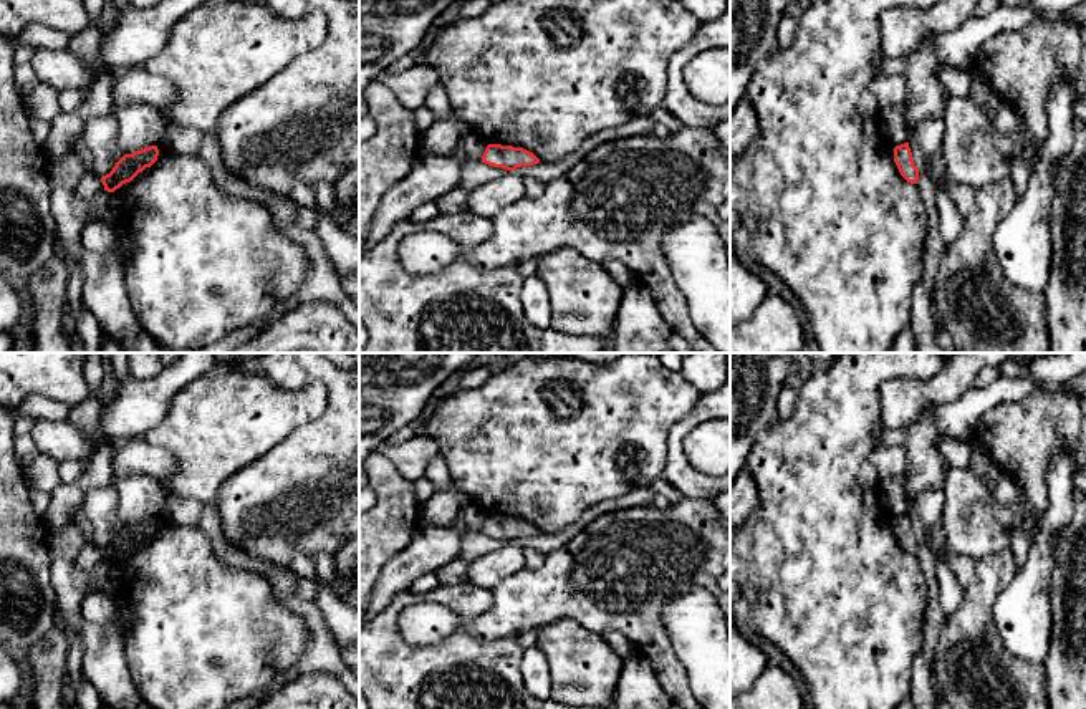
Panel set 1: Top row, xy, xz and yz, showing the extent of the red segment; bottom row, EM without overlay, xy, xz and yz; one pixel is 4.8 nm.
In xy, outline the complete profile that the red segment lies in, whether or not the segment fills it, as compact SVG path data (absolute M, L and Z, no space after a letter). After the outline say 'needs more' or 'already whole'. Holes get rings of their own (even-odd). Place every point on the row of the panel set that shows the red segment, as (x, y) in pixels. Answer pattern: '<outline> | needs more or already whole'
M149 146L132 154L124 154L113 171L101 177L104 191L114 192L123 184L131 182L146 167L151 167L159 156L157 146Z | already whole

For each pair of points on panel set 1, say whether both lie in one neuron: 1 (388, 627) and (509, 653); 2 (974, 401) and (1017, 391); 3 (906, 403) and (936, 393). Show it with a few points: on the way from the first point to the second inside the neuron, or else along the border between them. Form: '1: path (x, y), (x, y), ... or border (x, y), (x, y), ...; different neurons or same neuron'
1: path (411, 658), (477, 660); same neuron
2: path (984, 400), (999, 391), (1007, 391); same neuron
3: path (913, 396), (916, 393), (929, 393); same neuron

